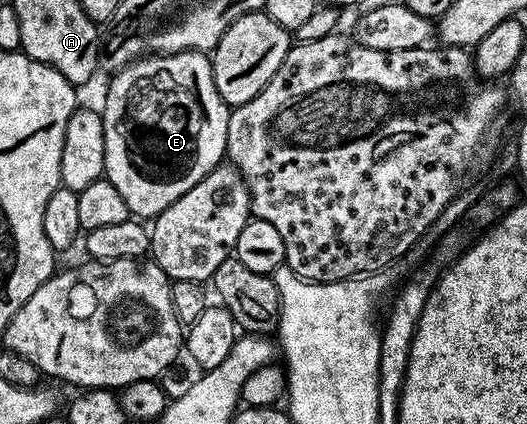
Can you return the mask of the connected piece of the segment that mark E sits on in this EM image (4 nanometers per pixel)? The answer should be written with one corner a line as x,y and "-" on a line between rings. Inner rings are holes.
182,50
176,54
152,54
114,71
101,113
105,128
105,181
121,192
128,211
136,219
153,220
209,171
224,161
227,153
227,125
231,110
221,100
213,80
211,59
201,50

